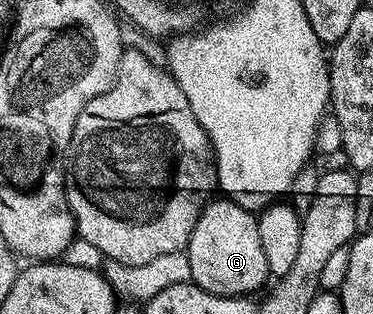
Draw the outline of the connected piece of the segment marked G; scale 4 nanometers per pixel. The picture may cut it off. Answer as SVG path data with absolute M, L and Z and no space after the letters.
M228 196L219 197L213 197L201 205L188 241L186 253L191 281L211 294L246 296L270 278L266 252L262 252L262 240L258 236L258 218L255 213L247 214L236 203L239 201Z

